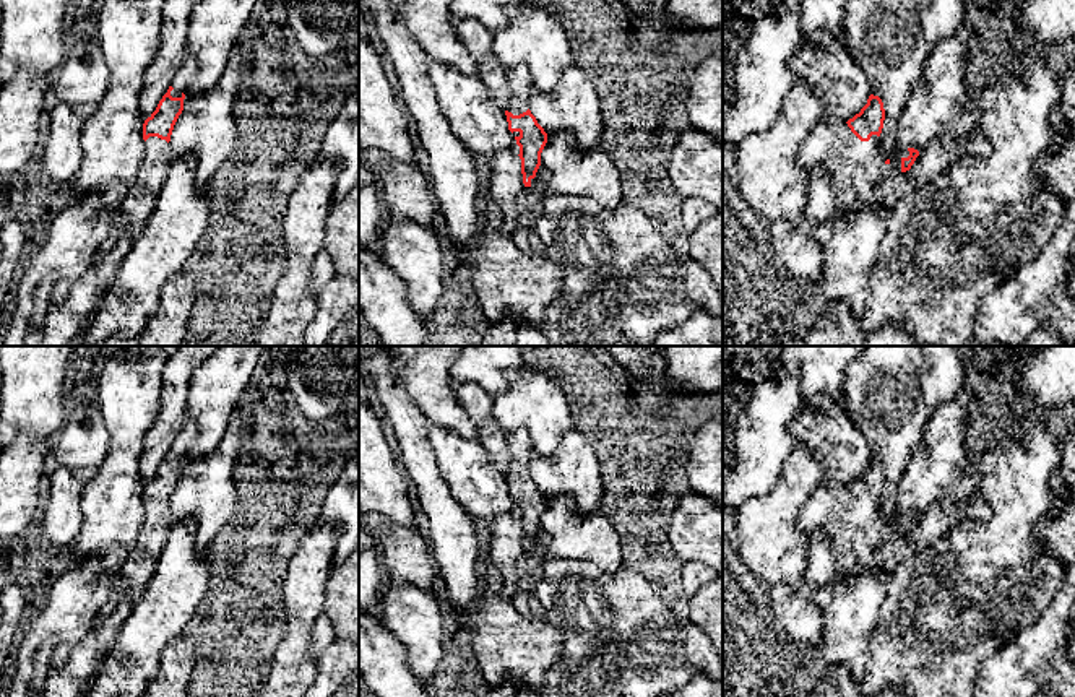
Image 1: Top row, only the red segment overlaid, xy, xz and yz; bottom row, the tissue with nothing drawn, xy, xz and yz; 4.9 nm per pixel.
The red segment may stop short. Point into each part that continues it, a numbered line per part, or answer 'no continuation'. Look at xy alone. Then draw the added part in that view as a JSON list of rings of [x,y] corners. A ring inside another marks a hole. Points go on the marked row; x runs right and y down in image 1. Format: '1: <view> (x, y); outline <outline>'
1: xy (138, 203); outline [[[149,136],[145,145],[145,156],[138,167],[136,179],[117,208],[117,213],[112,219],[112,229],[101,244],[96,253],[96,262],[122,237],[130,237],[133,240],[136,239],[140,229],[154,208],[154,201],[167,177],[171,161],[172,151],[169,143],[158,136]]]

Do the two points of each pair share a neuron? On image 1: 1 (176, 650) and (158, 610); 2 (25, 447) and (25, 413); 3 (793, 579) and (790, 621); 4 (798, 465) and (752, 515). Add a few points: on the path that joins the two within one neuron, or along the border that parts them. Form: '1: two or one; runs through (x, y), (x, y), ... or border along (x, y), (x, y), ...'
1: two; border along (182, 632), (161, 653), (156, 676)
2: two; border along (17, 434), (28, 432), (39, 439), (51, 439)
3: two; border along (799, 584), (772, 587)
4: one; runs through (796, 480), (767, 509)

